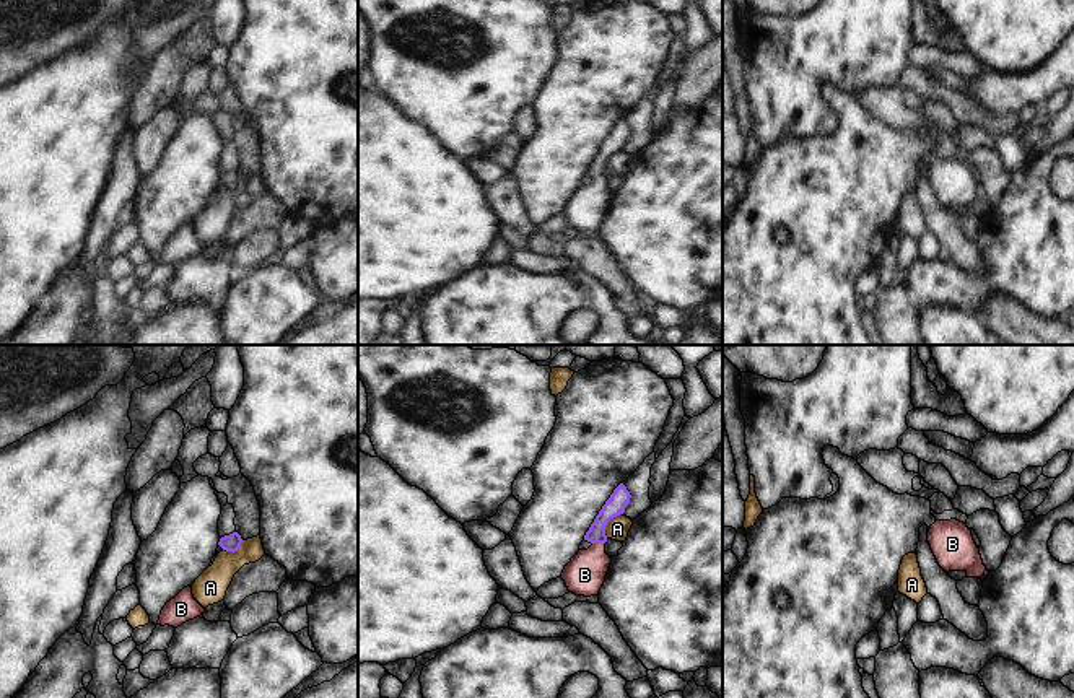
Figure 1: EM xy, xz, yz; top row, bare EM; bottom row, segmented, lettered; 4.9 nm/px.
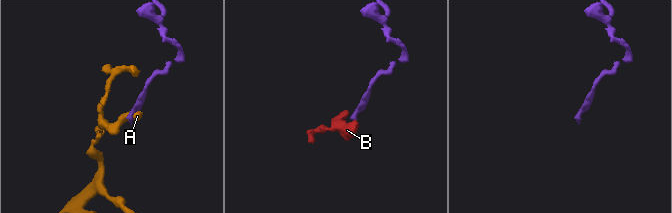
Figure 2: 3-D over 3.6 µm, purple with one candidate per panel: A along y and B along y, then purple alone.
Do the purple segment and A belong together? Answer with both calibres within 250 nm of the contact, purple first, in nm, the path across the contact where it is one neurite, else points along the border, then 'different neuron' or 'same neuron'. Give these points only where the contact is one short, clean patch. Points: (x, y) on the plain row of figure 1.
100 nm thick on the purple side, 110 nm on the other; border along xz (622, 148), (609, 157), (606, 173); different neuron

